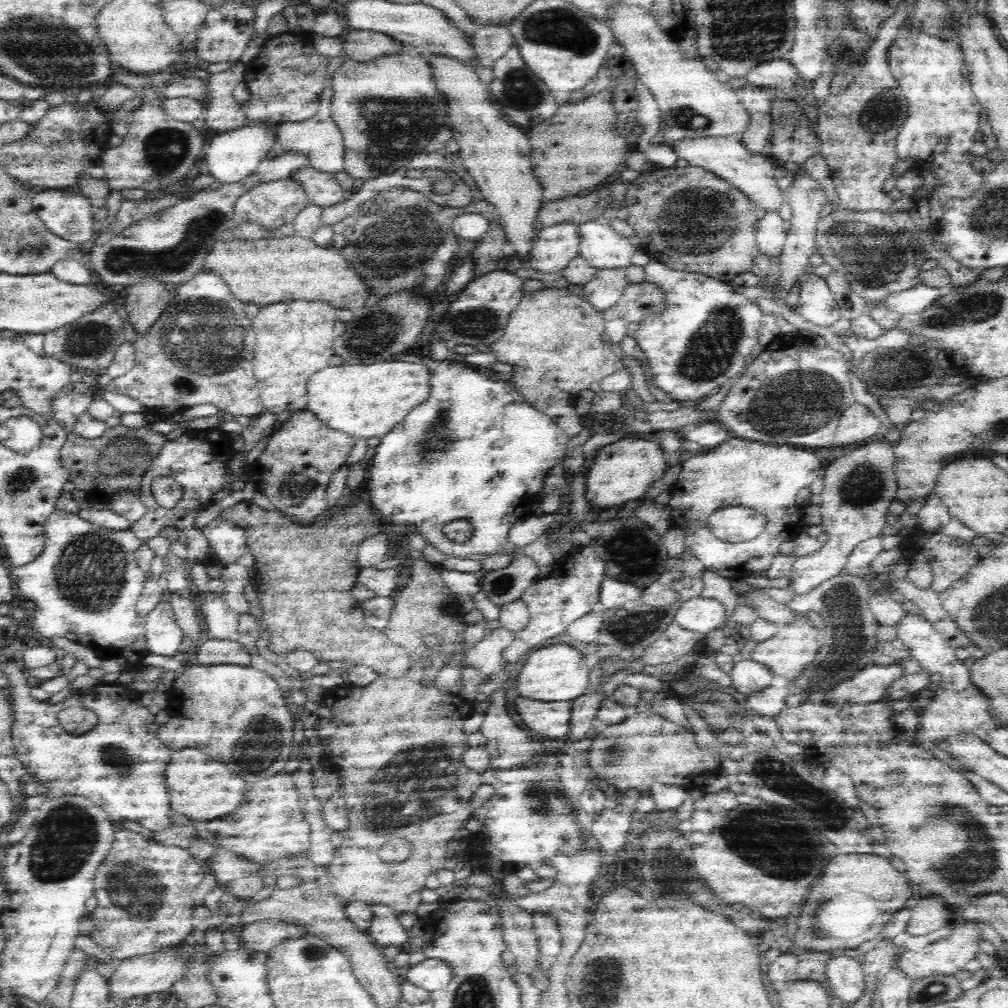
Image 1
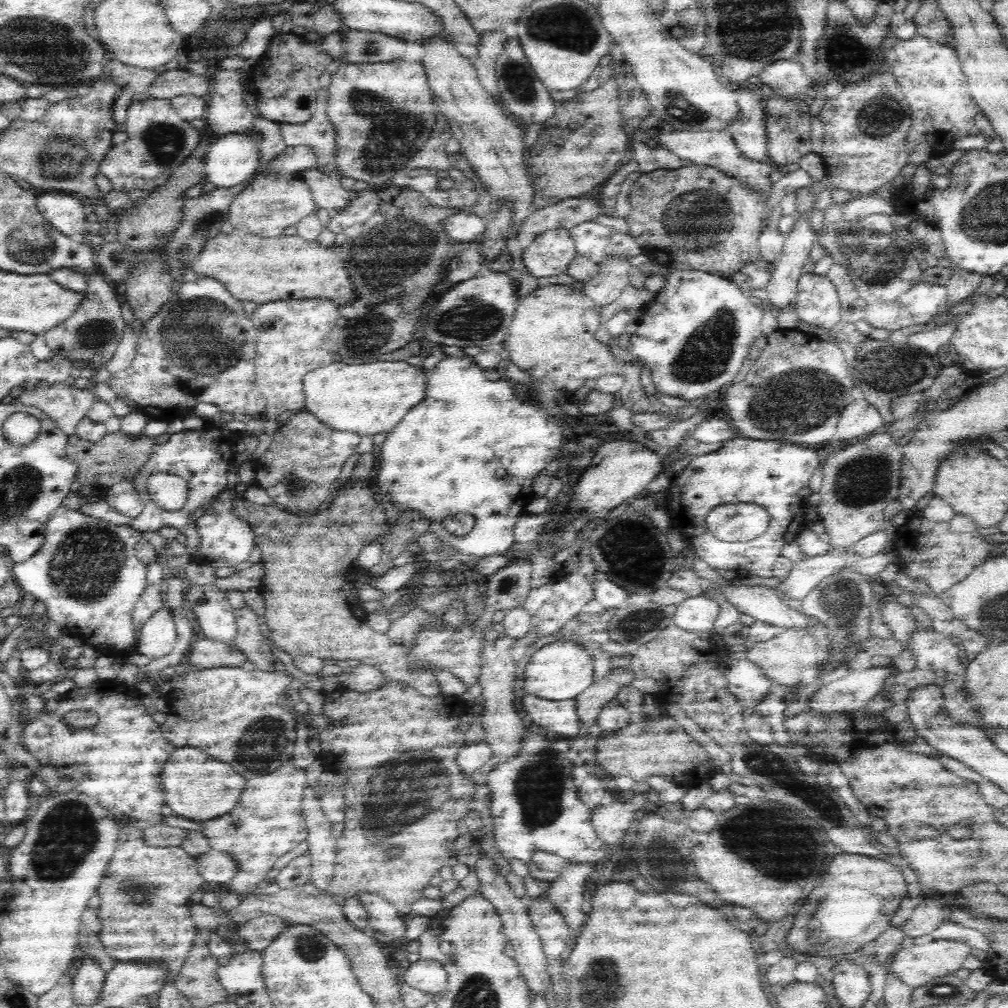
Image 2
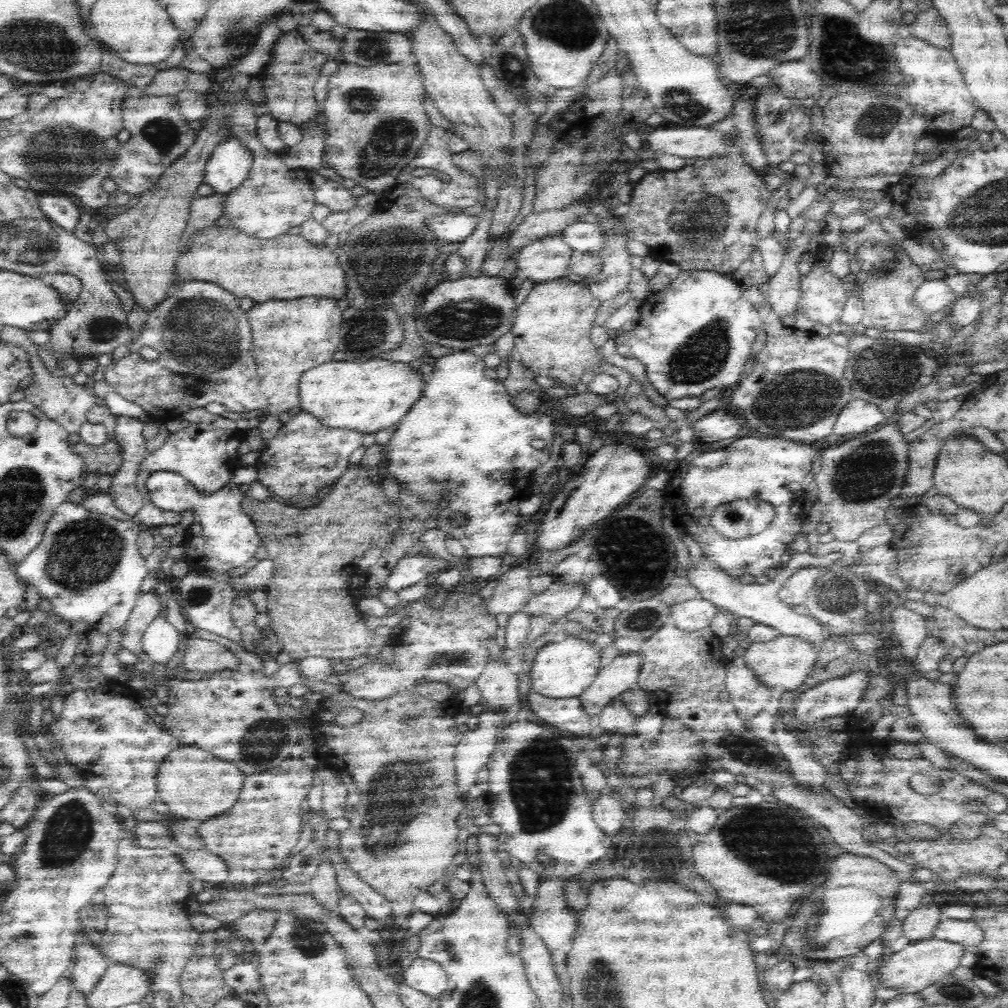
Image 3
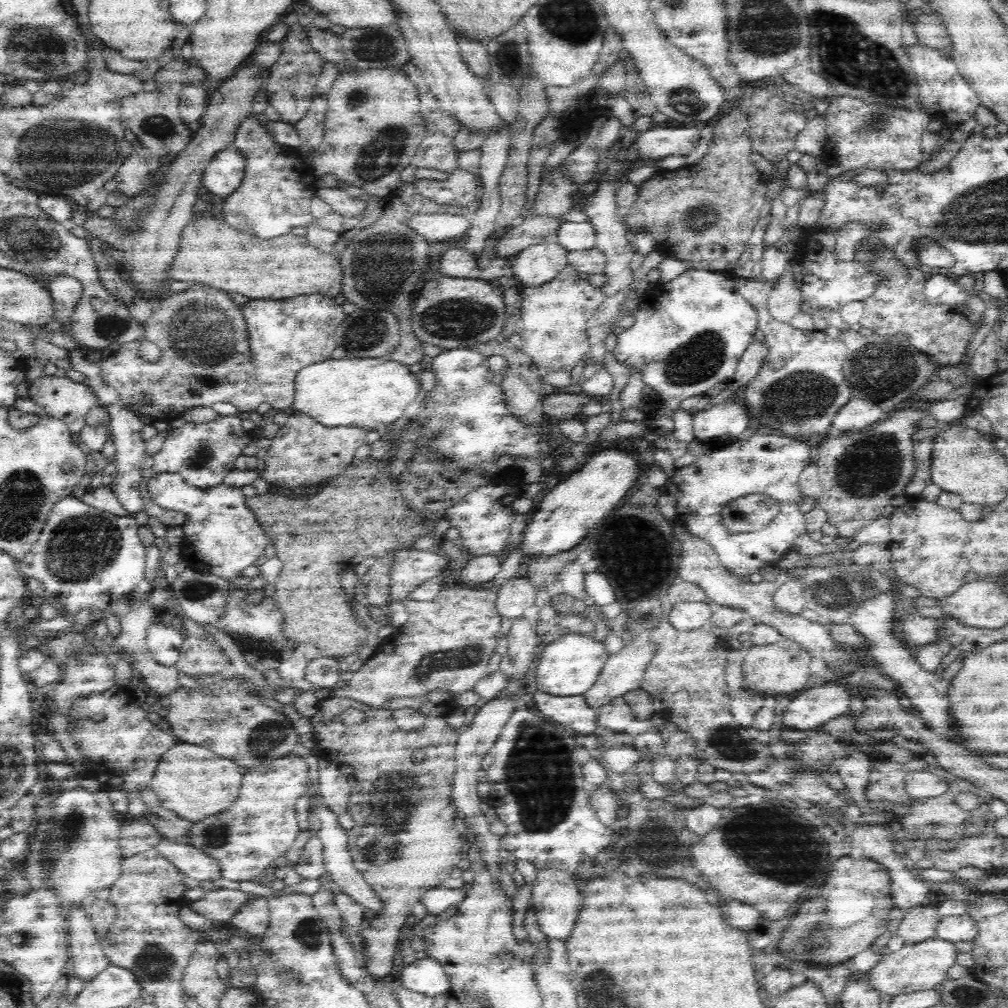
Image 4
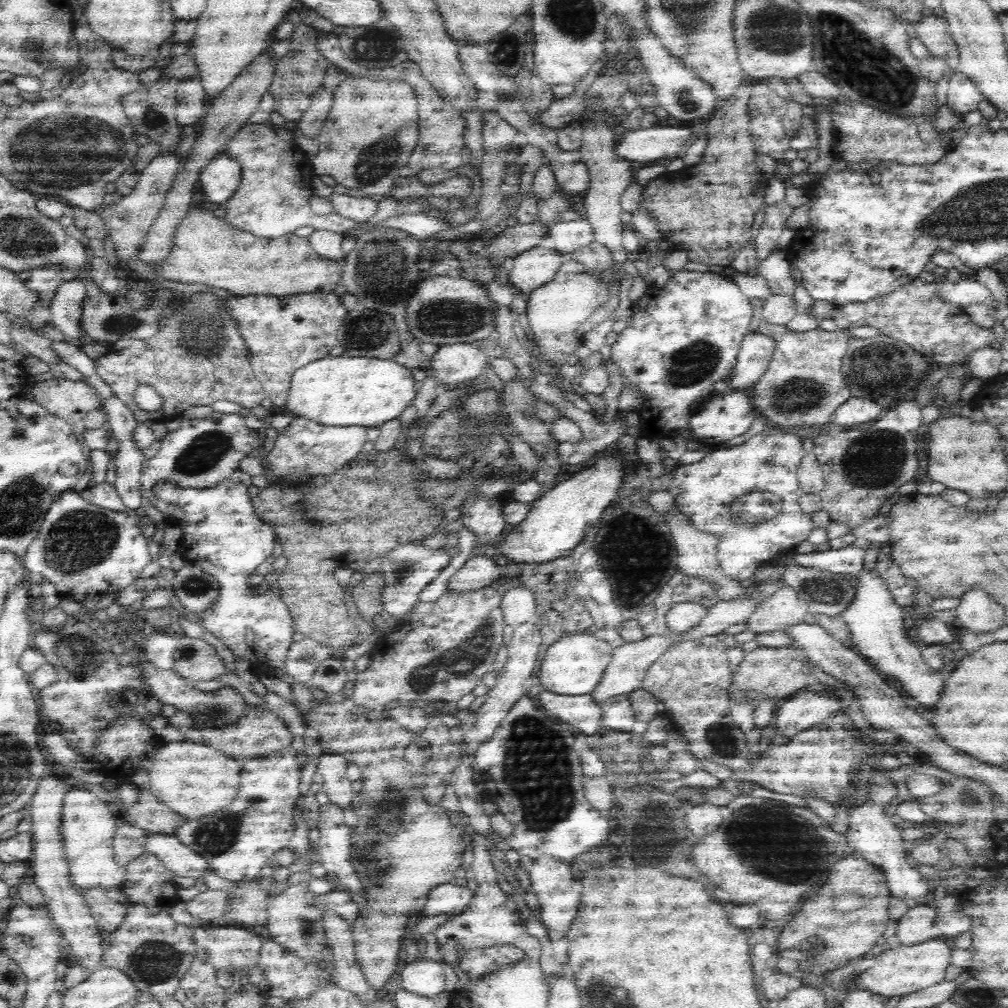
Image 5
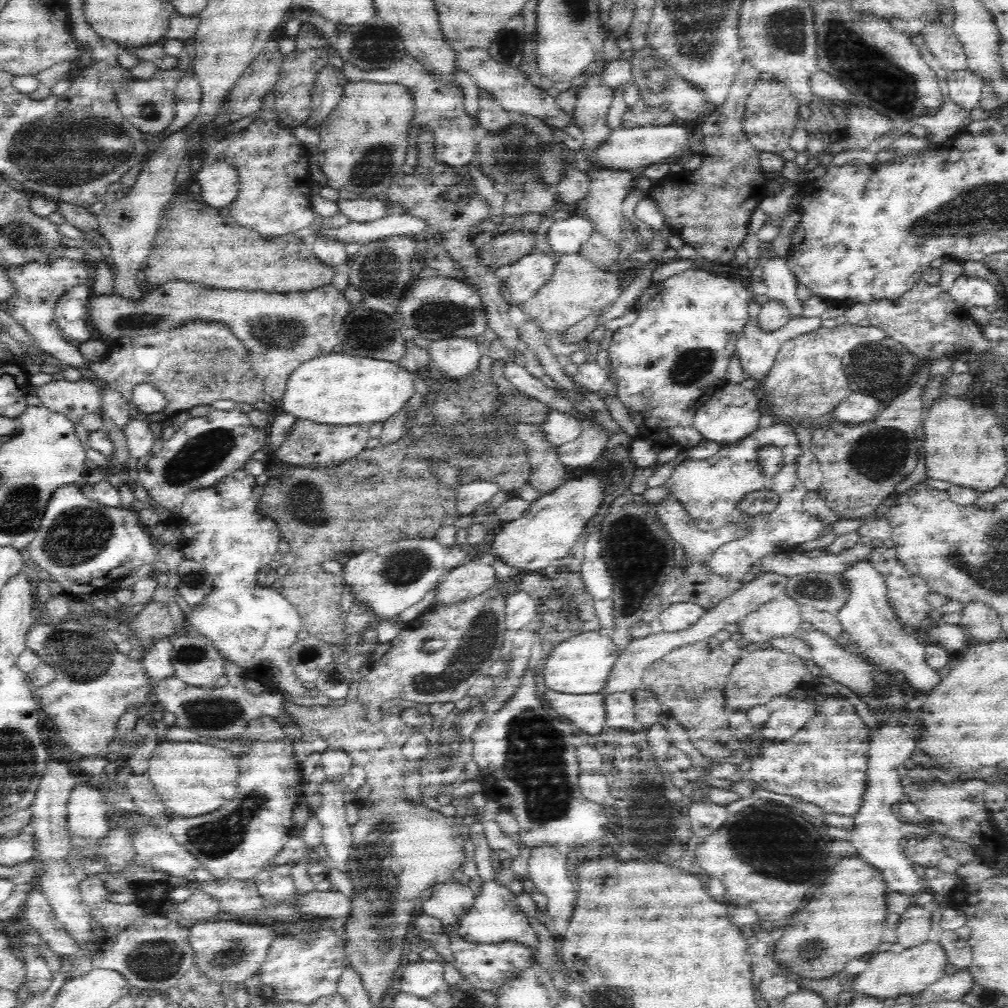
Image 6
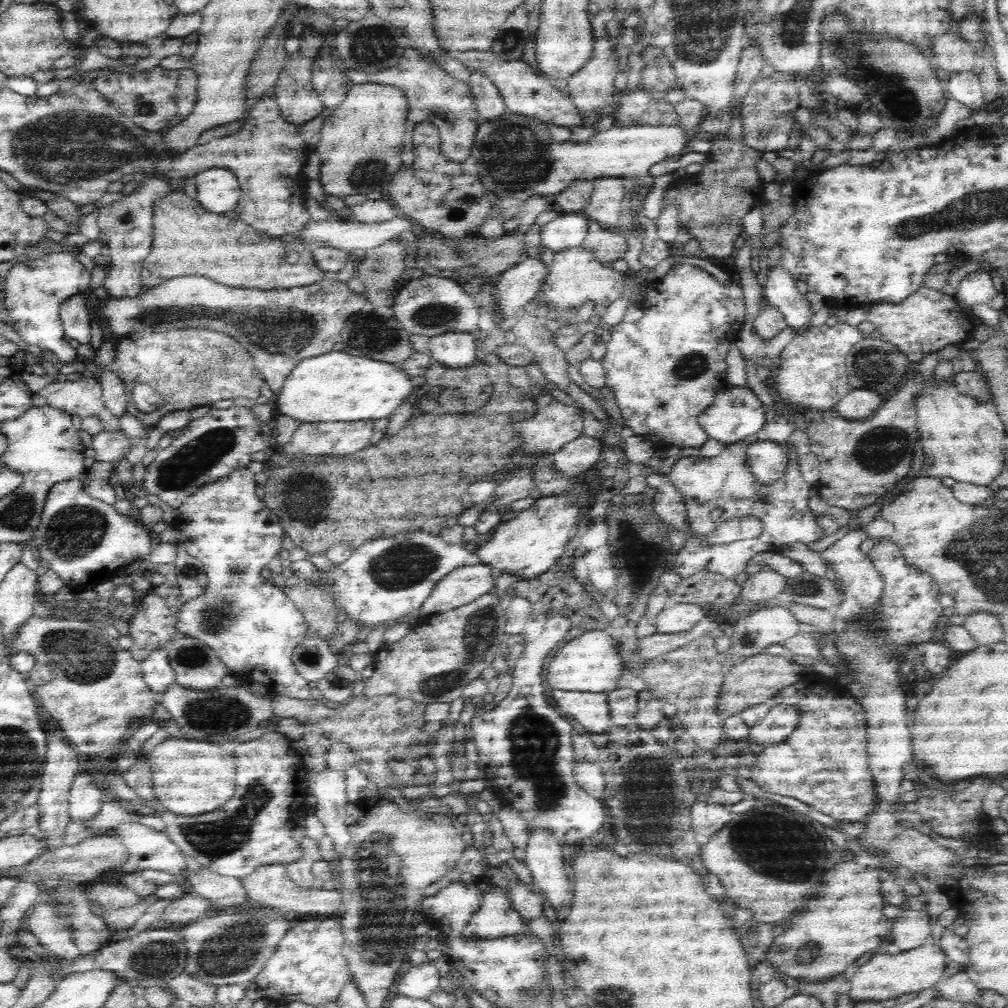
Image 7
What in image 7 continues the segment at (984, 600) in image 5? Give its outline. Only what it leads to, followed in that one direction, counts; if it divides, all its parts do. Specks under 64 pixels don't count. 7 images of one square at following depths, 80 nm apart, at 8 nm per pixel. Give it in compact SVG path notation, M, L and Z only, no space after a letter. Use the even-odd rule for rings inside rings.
M974 610L970 616L964 618L962 625L978 646L994 644L1002 640L1001 624L998 618L987 610Z

